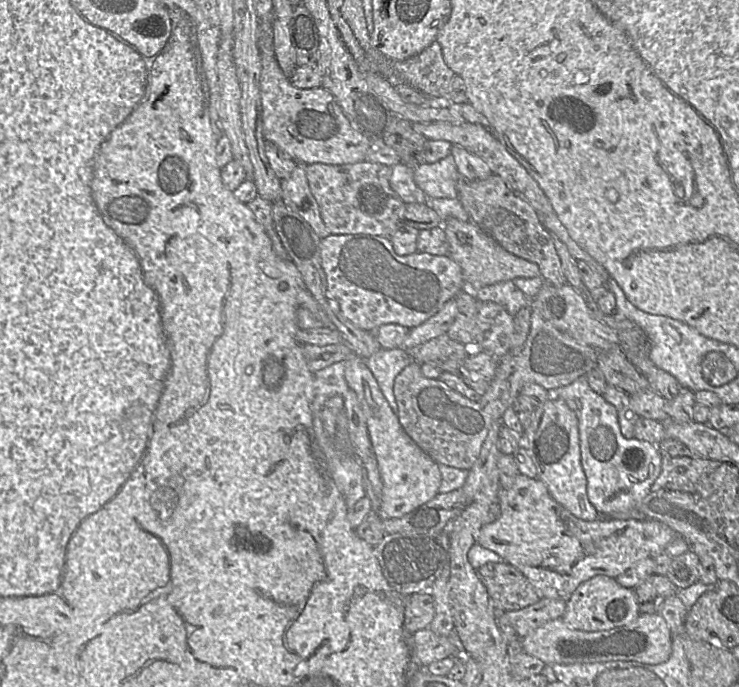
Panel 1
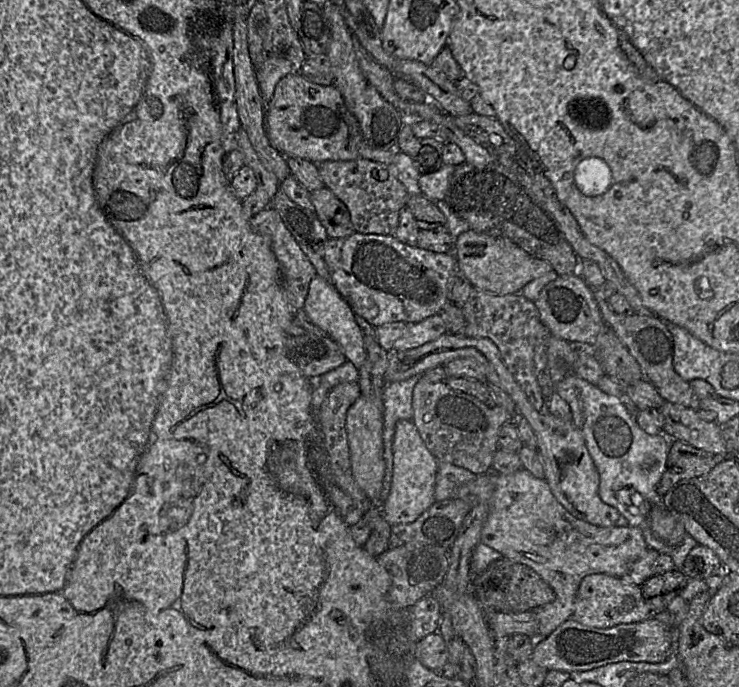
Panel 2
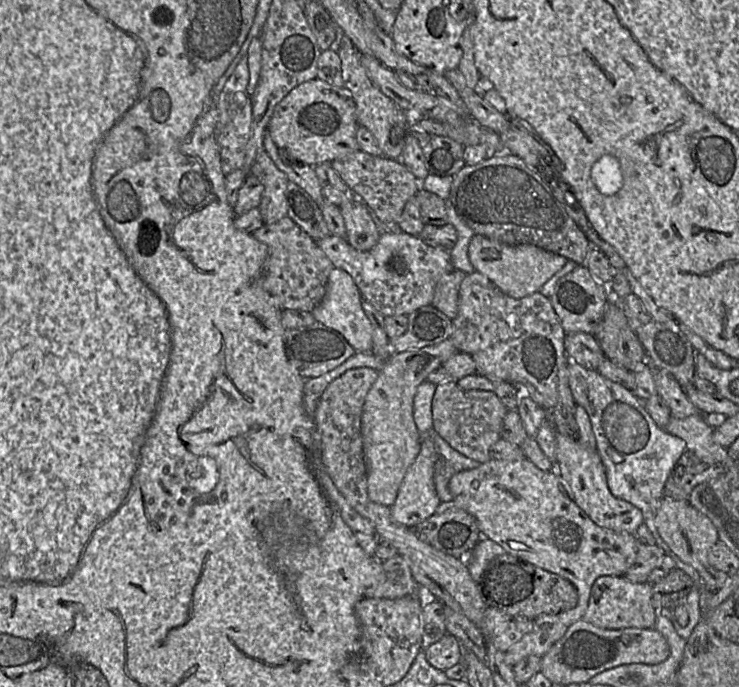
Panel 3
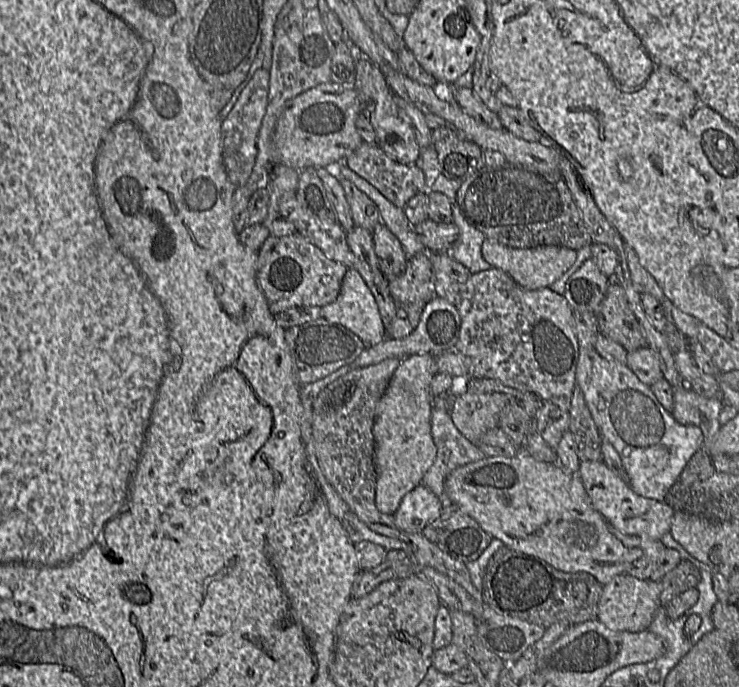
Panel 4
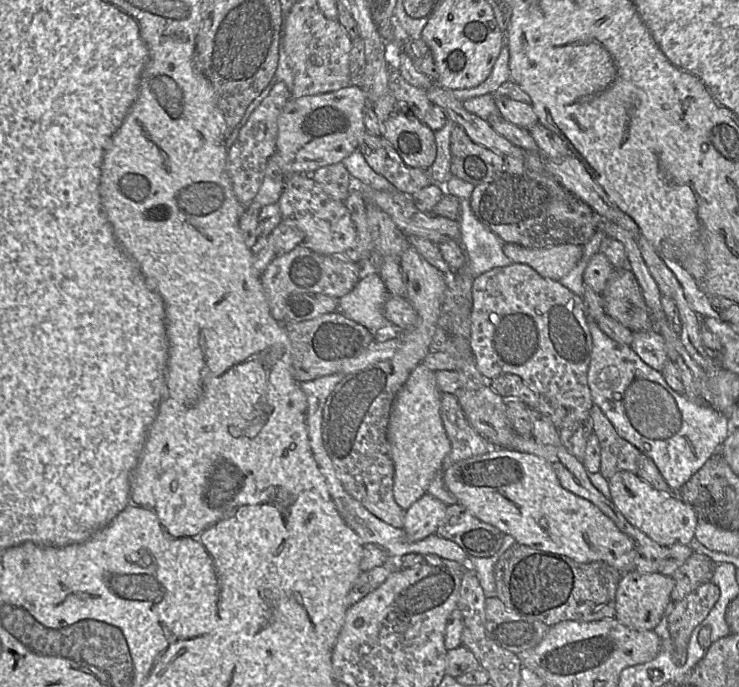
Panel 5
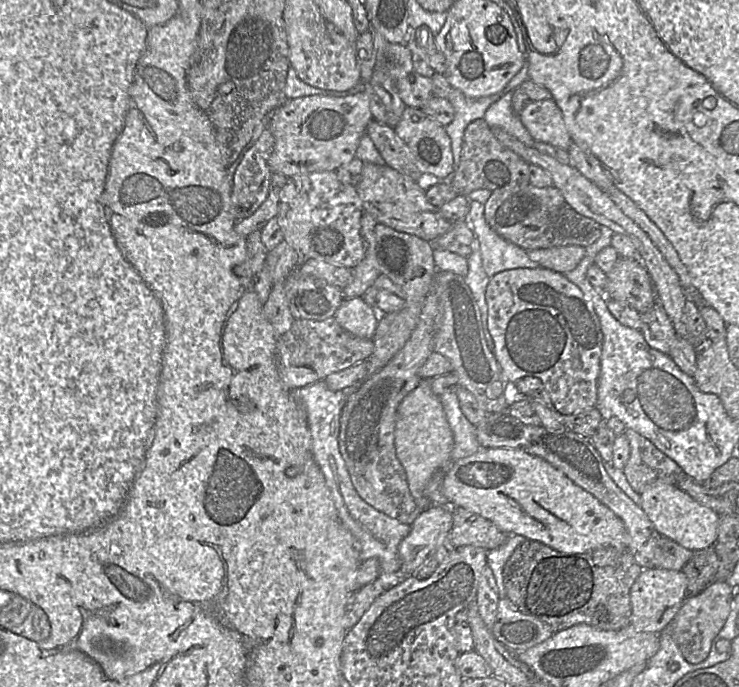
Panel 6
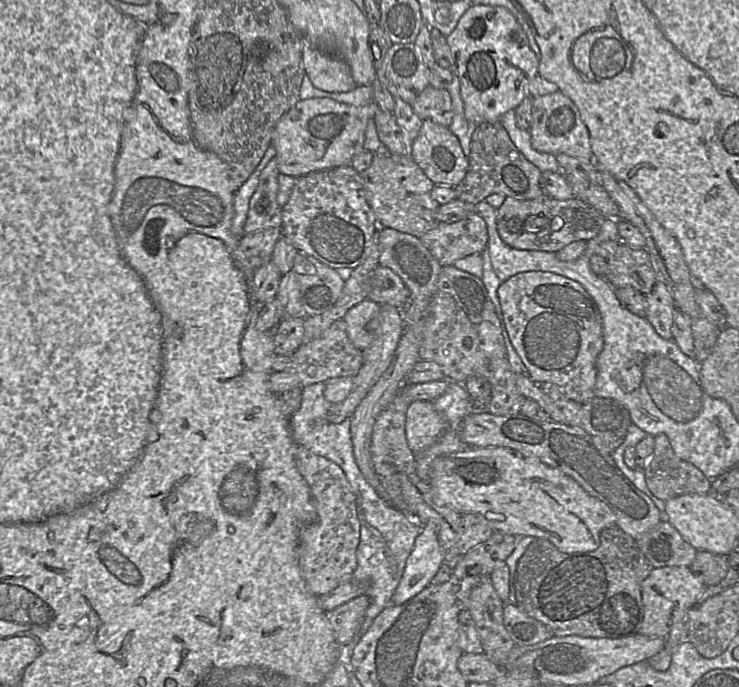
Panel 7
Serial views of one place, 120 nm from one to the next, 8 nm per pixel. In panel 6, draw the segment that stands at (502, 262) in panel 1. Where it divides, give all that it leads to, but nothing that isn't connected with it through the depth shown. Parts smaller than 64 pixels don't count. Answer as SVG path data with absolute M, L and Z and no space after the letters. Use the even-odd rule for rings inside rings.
M568 245L527 251L528 257L541 267L565 274L573 270L582 260L585 247Z

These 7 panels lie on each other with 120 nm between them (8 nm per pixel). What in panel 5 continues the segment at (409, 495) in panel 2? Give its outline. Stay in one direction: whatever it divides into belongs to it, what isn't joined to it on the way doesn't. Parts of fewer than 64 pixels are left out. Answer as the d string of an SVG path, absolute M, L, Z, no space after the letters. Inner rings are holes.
M426 493L406 510L402 529L410 542L418 542L435 535L446 516L447 505Z

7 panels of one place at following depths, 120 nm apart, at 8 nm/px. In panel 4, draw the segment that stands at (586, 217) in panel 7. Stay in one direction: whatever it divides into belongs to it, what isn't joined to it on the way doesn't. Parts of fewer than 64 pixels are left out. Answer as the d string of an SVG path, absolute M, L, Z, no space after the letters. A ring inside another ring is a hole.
M510 163L500 168L482 168L462 181L456 202L465 219L486 238L509 247L563 246L578 251L593 243L582 215L559 171L556 175L541 175L538 171Z

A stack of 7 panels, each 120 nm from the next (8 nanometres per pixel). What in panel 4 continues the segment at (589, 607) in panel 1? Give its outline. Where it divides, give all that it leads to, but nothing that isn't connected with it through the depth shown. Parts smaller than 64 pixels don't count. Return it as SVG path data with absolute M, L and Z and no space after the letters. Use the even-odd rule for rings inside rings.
M628 574L618 575L603 585L596 619L611 630L640 632L651 625L660 603L661 582L643 580Z

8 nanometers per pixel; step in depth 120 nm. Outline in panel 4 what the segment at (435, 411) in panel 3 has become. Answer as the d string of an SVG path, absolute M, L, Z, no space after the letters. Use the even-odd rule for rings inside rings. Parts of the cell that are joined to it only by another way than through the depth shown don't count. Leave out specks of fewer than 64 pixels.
M466 393L450 404L450 416L459 432L478 446L482 436L498 426L501 410L509 403L509 396L493 393Z

